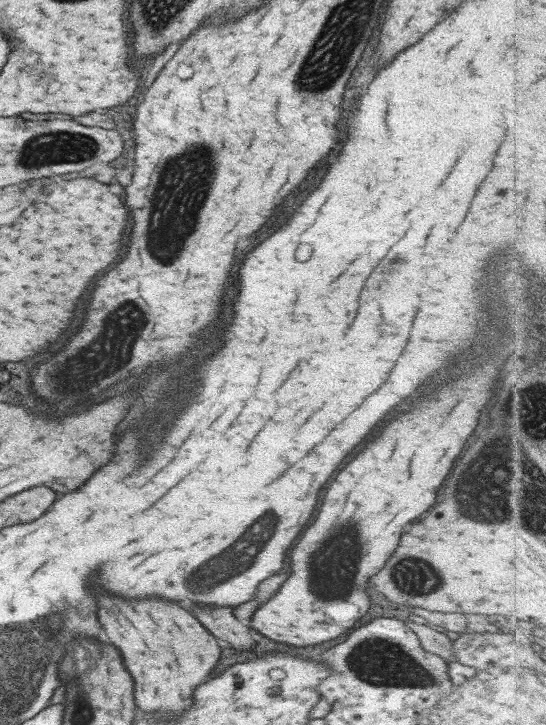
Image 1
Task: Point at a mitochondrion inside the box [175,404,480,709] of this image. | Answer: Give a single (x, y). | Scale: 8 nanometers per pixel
(207, 576)

